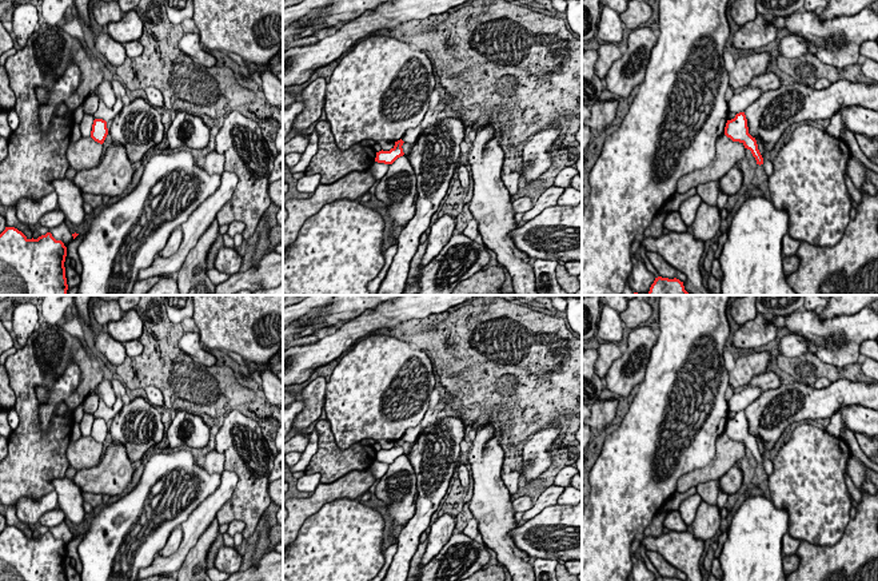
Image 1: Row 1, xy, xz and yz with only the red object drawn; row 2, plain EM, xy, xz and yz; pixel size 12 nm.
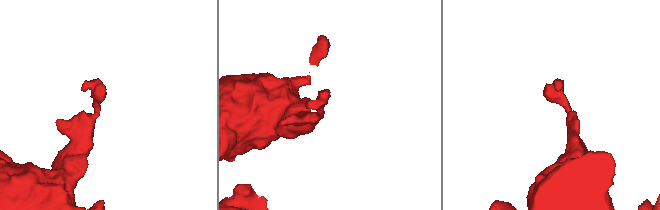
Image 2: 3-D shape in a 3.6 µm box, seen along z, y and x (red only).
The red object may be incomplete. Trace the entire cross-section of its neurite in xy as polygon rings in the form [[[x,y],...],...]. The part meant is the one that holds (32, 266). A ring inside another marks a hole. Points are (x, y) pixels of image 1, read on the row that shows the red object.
[[[15,227],[0,234],[0,295],[67,295],[67,247],[51,232],[28,239]]]

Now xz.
[[[403,140],[395,142],[395,146],[390,151],[379,151],[376,152],[375,162],[384,163],[384,164],[392,164],[398,158],[403,156]]]

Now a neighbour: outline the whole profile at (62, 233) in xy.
[[[61,223],[53,228],[49,228],[49,232],[56,240],[61,240],[67,247],[69,242],[73,239],[72,232],[69,231],[65,223]]]

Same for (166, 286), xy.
[[[160,276],[159,282],[144,295],[179,295],[176,278]]]

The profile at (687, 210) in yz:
[[[697,194],[694,196],[690,196],[687,200],[685,200],[681,206],[679,206],[679,215],[683,220],[683,223],[686,224],[686,227],[691,228],[693,223],[695,222],[697,214],[698,214],[698,208],[702,203],[701,196]]]

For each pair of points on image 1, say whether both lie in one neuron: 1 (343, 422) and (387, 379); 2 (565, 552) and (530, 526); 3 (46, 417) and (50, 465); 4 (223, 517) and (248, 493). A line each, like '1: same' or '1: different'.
1: same
2: same
3: different
4: same

